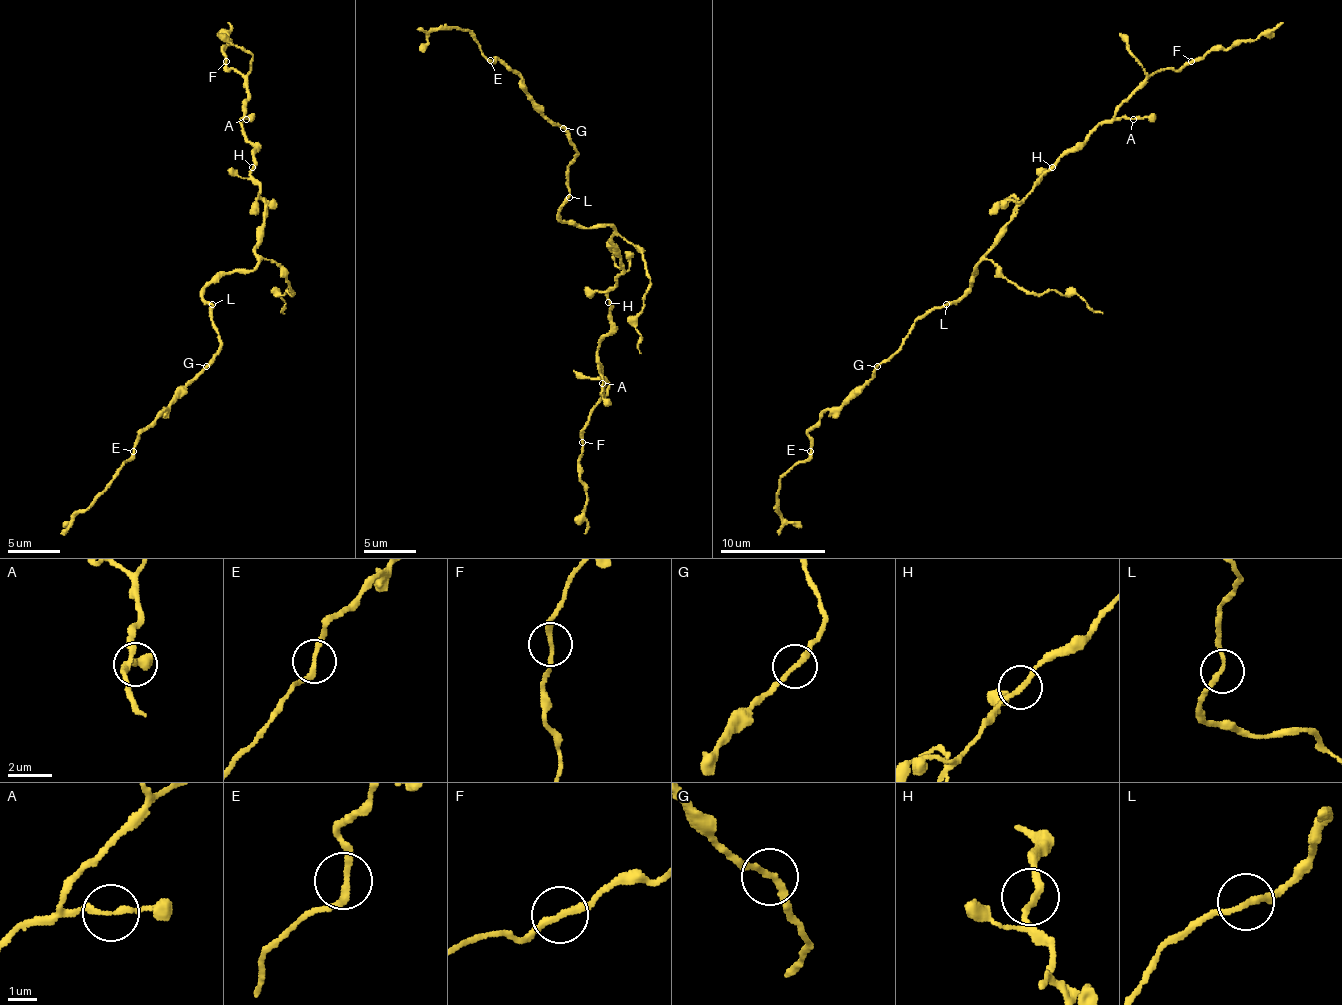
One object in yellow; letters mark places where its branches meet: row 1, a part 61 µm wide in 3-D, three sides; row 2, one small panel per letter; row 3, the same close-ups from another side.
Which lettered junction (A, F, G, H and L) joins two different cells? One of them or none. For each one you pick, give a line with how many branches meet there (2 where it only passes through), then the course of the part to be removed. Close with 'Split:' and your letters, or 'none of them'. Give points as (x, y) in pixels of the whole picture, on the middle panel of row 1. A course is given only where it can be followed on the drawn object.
Split: none of them

